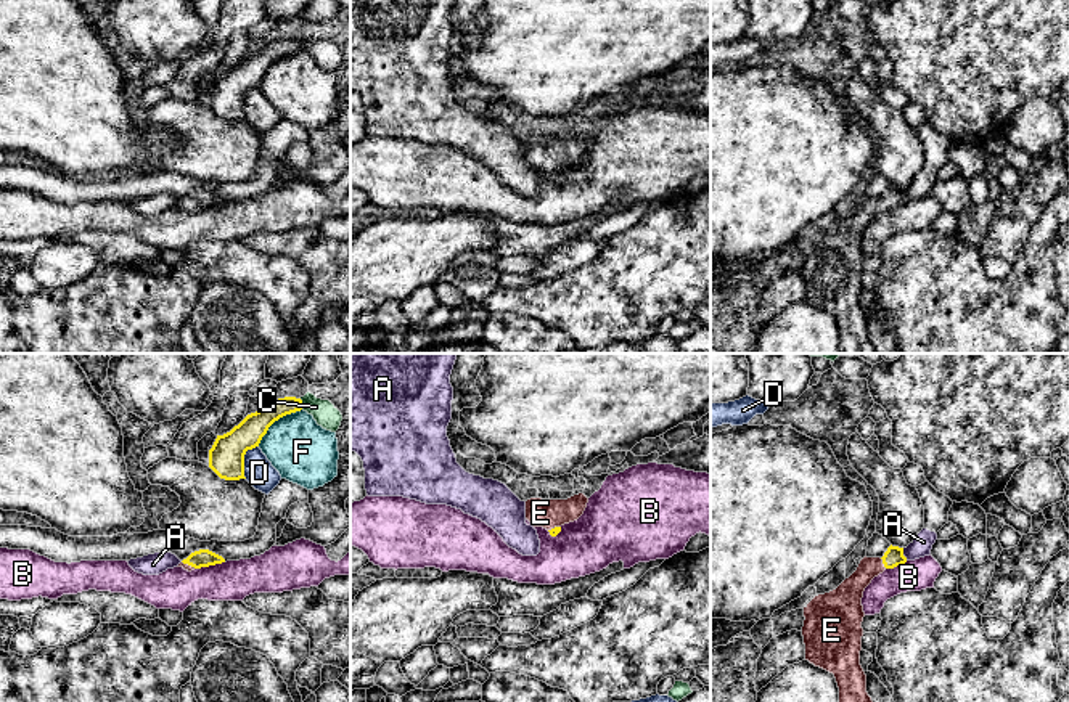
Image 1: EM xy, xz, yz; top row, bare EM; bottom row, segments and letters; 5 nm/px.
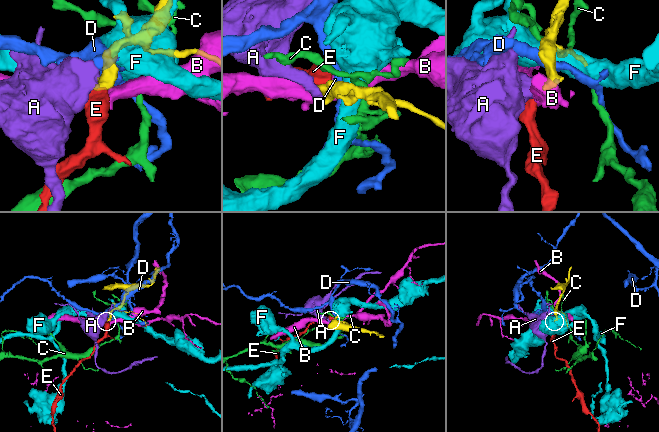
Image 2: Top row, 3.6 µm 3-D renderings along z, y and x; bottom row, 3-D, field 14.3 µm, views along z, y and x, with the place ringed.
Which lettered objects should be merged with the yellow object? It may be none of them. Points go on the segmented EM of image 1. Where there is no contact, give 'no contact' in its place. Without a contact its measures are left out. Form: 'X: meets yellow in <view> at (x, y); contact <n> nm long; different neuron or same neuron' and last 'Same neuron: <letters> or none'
A: meets yellow in yz at (902, 555); contact 70 nm long; different neuron
B: meets yellow in xy at (209, 564); contact 160 nm long; different neuron
C: meets yellow in xy at (301, 404); contact 60 nm long; different neuron
D: meets yellow in xy at (243, 460); contact 180 nm long; different neuron
E: meets yellow in yz at (883, 563); contact 70 nm long; same neuron
F: meets yellow in xy at (275, 420); contact 300 nm long; different neuron
Same neuron: E

